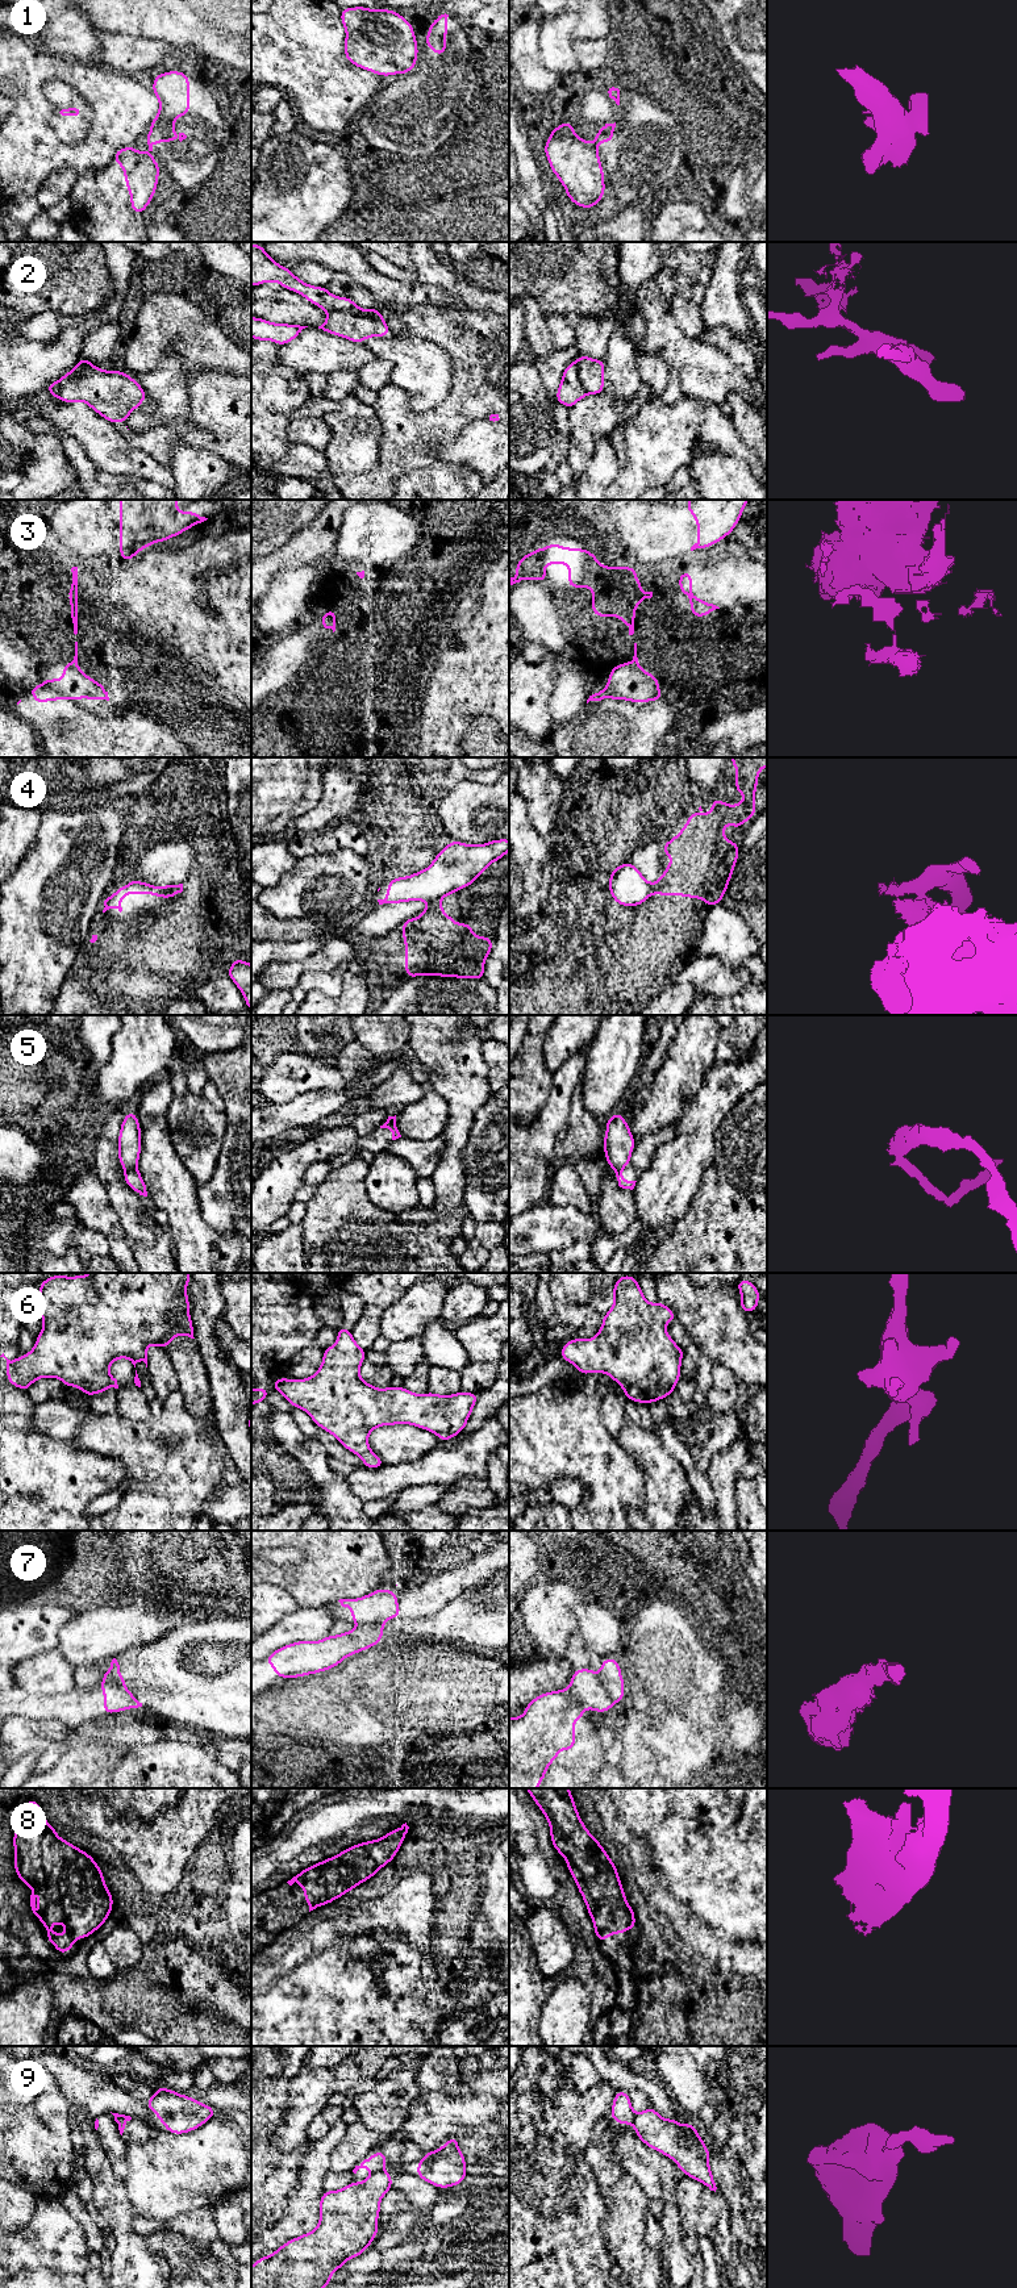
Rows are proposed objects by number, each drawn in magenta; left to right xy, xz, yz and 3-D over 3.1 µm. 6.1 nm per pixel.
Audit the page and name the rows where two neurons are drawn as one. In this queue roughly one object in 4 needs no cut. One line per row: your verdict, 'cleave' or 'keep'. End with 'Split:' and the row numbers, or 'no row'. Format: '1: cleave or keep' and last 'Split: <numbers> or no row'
1: cleave
2: cleave
3: cleave
4: cleave
5: cleave
6: keep
7: cleave
8: keep
9: cleave
Split: 1, 2, 3, 4, 5, 7, 9

